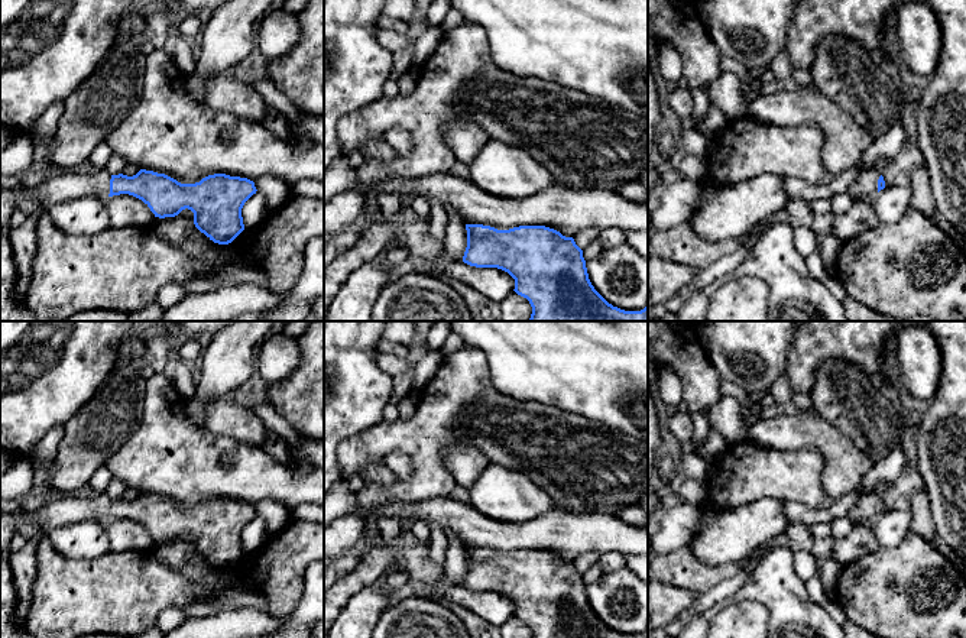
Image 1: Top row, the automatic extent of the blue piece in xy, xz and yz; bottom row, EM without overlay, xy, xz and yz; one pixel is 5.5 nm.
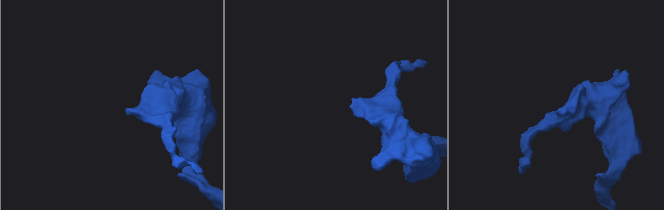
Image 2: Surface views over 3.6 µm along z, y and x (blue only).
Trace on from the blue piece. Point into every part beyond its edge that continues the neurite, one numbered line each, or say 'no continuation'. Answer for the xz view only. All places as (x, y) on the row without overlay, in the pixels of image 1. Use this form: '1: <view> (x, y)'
no continuation

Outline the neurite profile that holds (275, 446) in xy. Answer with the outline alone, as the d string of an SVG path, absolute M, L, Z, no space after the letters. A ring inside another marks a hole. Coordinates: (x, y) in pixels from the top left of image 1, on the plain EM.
M269 430L260 448L276 460L285 462L289 457L288 443L282 437L278 437L270 433Z

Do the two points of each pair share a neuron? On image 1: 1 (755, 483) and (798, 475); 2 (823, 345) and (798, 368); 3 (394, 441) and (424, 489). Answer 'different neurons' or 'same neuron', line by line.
1: same neuron
2: same neuron
3: same neuron

